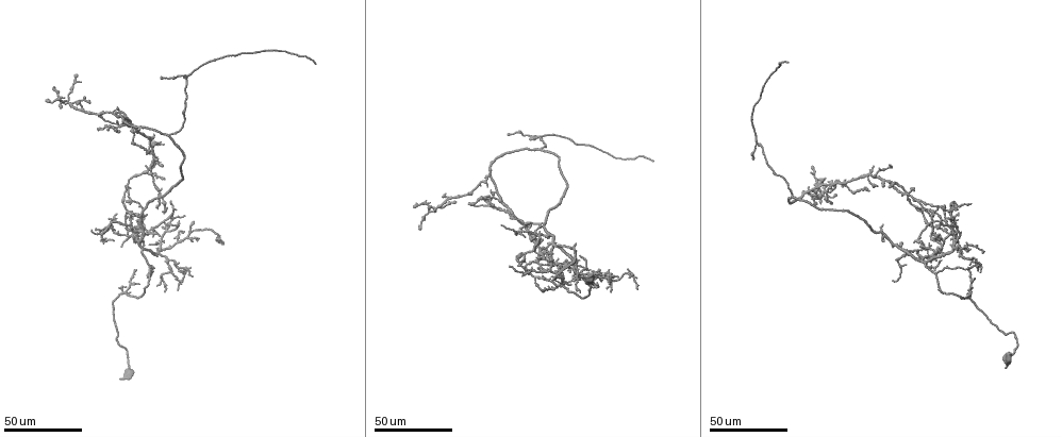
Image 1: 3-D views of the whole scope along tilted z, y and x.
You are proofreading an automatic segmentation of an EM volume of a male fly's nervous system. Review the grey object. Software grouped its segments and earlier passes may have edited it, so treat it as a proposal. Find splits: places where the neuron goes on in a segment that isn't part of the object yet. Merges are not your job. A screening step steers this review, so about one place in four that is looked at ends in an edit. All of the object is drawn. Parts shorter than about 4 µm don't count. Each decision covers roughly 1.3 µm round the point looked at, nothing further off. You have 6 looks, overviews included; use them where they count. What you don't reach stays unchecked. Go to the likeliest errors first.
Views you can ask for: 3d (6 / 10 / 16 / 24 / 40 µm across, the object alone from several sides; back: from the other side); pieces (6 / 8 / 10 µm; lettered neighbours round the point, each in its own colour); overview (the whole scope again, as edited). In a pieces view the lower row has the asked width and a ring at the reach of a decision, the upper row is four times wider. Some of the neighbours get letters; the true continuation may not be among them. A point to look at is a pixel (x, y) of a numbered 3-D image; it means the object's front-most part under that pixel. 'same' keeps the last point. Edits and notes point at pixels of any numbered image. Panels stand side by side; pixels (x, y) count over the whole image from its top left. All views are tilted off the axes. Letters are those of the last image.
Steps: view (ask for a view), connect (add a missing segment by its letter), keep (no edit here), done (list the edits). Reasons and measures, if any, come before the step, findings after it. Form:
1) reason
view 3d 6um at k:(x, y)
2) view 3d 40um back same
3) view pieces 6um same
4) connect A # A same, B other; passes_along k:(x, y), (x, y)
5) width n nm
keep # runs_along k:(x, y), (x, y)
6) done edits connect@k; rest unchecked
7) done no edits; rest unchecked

end of a long branch
view 3d 40um at 1:(654, 160)

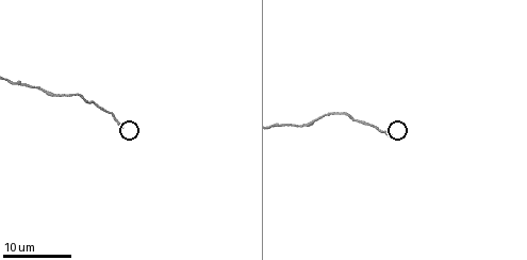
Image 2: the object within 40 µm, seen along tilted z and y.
view pieces 8um at 2:(388, 136)

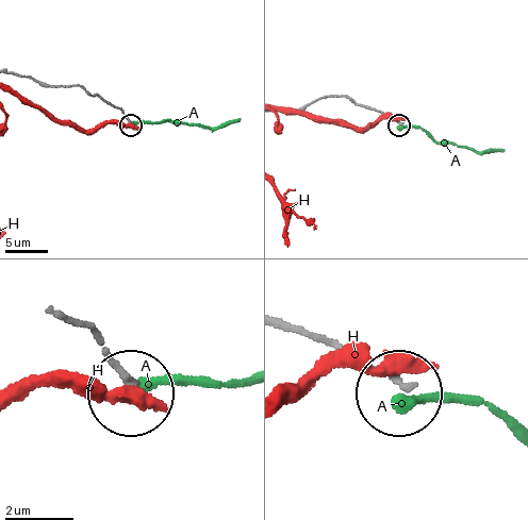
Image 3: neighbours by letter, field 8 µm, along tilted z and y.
keep # A other, H other; runs_along 3:(291, 323), (398, 385); no lettered segment goes on from it

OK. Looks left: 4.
thin end
view 3d 40um at 1:(155, 157)

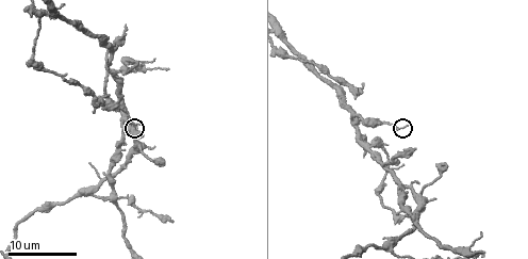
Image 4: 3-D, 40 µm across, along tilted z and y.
view pieces 10um at 4:(138, 122)

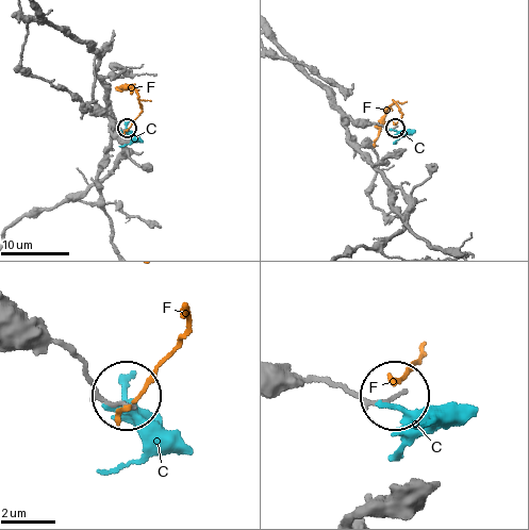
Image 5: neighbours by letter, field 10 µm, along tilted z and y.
keep # C other, F other; runs_along 5:(10, 302), (78, 355), (104, 398), (125, 402); no lettered segment goes on from it

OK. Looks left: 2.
free end
view 3d 40um at 1:(105, 130)

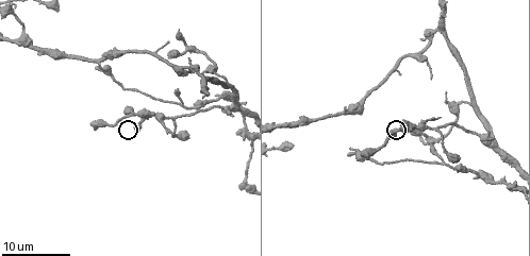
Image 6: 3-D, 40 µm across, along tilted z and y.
view pieces 8um at 6:(402, 131)

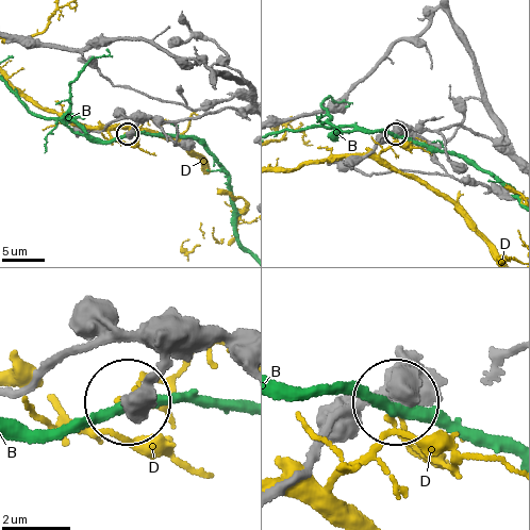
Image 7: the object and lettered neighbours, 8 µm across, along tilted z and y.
keep # B other, D other; no lettered segment goes on from it

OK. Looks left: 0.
done no edits; rest unchecked

